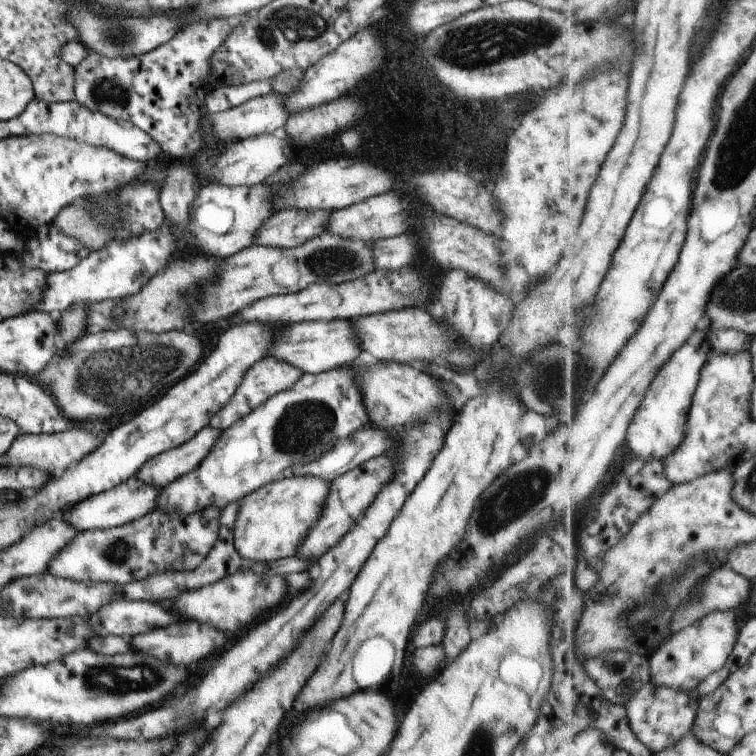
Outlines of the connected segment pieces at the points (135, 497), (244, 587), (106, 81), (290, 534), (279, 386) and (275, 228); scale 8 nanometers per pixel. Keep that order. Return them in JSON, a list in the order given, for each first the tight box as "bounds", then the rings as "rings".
[{"bounds":[61,476,161,532],"rings":[[[131,476],[129,480],[116,484],[111,490],[84,498],[75,506],[71,506],[68,512],[65,513],[65,516],[61,515],[61,518],[66,523],[69,523],[76,532],[116,527],[141,518],[144,514],[150,513],[155,509],[156,501],[160,496],[160,490],[161,488],[156,486],[141,484],[138,478]]]},{"bounds":[171,571,287,632],"rings":[[[237,571],[233,576],[223,577],[213,584],[184,592],[171,601],[171,604],[177,608],[177,612],[183,618],[193,618],[201,624],[209,624],[223,632],[237,632],[245,628],[249,622],[253,622],[257,614],[275,606],[285,596],[285,592],[287,592],[287,582],[279,576],[265,576],[265,584],[263,584],[263,578],[254,572]]]},{"bounds":[73,17,236,157],"rings":[[[213,17],[196,20],[180,28],[166,43],[124,59],[108,59],[87,51],[86,57],[73,67],[74,99],[90,111],[134,124],[148,134],[167,157],[193,156],[202,144],[198,131],[209,59],[235,24],[236,21]]]},{"bounds":[232,475,330,563],"rings":[[[311,475],[282,477],[257,487],[239,500],[232,541],[242,559],[262,563],[293,556],[319,518],[330,489],[330,481]]]},{"bounds":[214,357,302,431],"rings":[[[263,357],[256,363],[253,363],[243,375],[241,382],[237,385],[233,396],[230,396],[229,402],[223,405],[223,408],[214,414],[215,428],[224,431],[240,418],[247,416],[256,406],[265,402],[270,396],[279,391],[290,389],[294,382],[302,376],[302,370],[277,360],[275,357]]]},{"bounds":[251,209,330,248],"rings":[[[281,209],[260,226],[251,245],[291,248],[303,244],[325,232],[330,212],[323,209]]]}]

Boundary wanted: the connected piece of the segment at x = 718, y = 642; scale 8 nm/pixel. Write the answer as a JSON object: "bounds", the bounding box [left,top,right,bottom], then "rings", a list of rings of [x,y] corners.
{"bounds":[650,610,739,693],"rings":[[[737,610],[711,612],[707,618],[677,631],[650,654],[651,682],[661,687],[695,693],[698,686],[715,671],[721,670],[739,638]]]}

